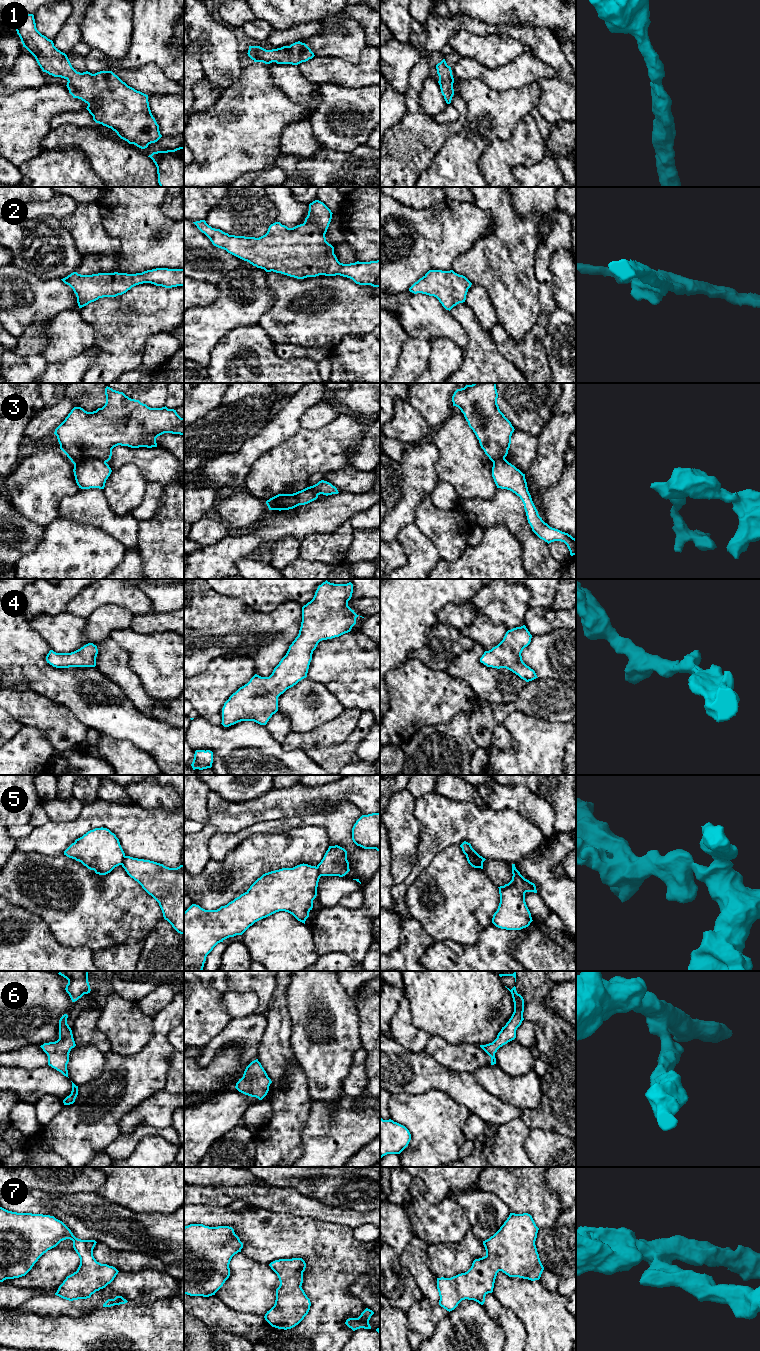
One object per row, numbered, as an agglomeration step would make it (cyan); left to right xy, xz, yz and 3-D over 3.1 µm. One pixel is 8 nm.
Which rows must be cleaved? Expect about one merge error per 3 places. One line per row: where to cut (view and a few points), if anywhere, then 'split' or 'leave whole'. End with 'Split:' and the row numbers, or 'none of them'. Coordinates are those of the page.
1: no cut | leave whole
2: no cut | leave whole
3: xy (105, 461), (83, 459), (74, 465) | split
4: no cut | leave whole
5: yz (466, 855), (471, 855), (480, 867) | split
6: no cut | leave whole
7: no cut | leave whole
Split: 3, 5

